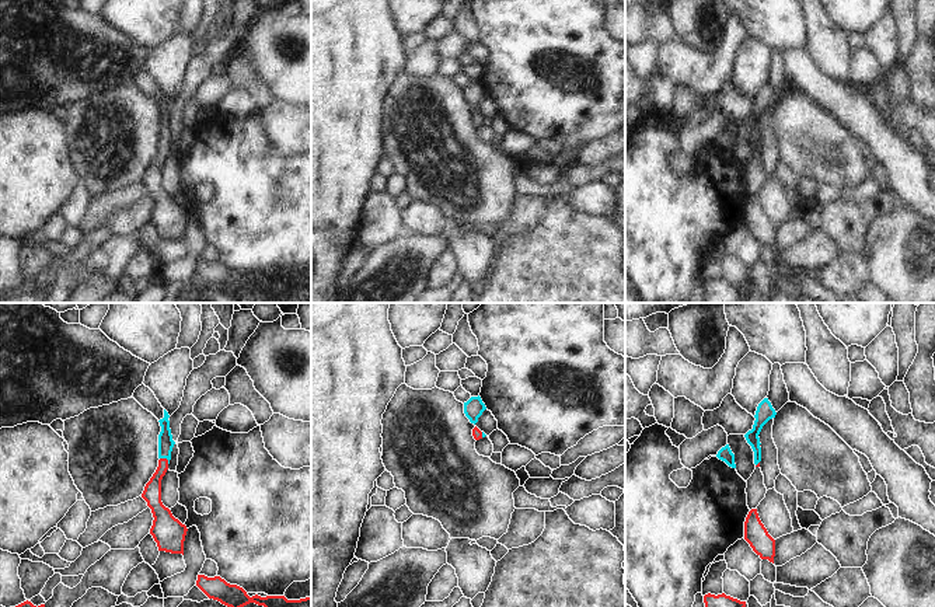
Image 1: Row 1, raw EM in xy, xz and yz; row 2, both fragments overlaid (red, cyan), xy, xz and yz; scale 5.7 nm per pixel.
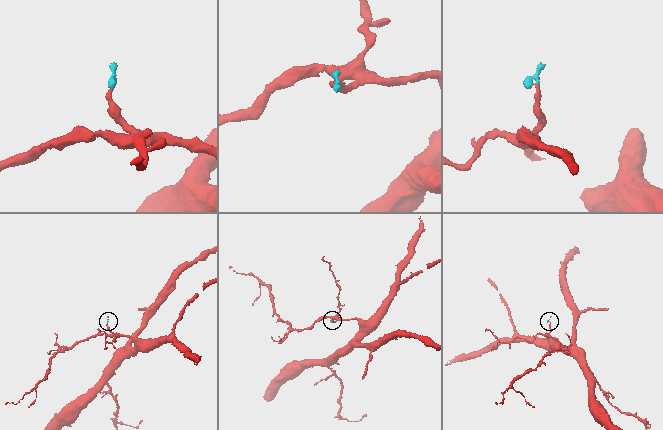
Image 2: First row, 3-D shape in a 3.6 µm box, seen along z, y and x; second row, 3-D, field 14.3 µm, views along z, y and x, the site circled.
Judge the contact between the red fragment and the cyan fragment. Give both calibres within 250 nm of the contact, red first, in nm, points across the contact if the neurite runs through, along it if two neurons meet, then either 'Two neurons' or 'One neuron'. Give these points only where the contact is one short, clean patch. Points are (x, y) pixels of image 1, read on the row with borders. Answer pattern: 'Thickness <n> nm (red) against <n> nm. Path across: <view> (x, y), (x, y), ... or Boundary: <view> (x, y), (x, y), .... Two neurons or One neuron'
Thickness 110 nm (red) against 90 nm. Path across: xy (152, 494), (166, 459), (166, 443). One neuron.

